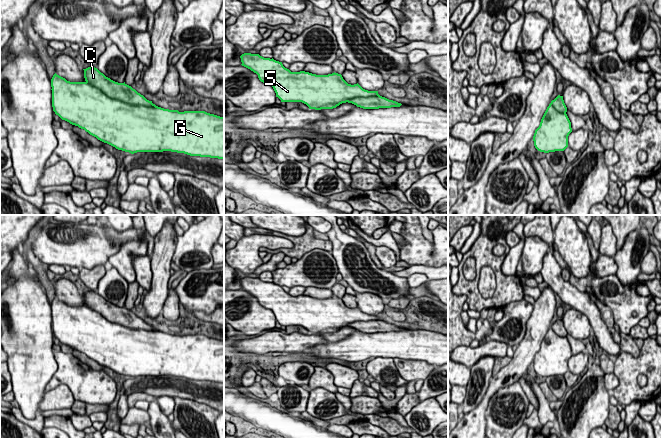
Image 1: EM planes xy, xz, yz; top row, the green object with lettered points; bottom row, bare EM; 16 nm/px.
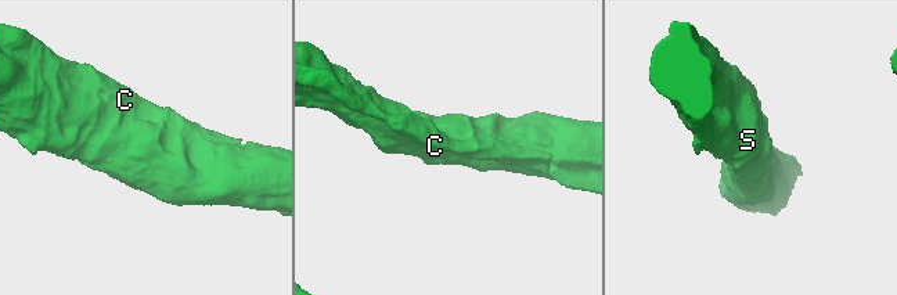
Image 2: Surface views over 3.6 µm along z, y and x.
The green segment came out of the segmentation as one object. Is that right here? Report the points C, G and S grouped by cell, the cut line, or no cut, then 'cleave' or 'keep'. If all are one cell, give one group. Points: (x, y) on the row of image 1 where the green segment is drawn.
C G S; no cut; keep

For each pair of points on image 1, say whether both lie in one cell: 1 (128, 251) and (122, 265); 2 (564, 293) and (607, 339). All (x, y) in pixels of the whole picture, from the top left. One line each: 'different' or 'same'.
1: same
2: same

